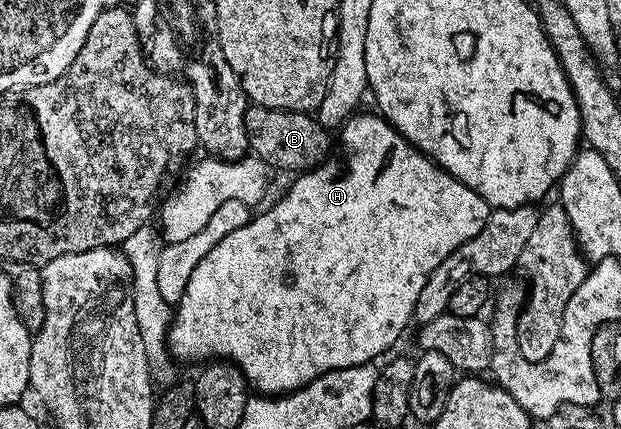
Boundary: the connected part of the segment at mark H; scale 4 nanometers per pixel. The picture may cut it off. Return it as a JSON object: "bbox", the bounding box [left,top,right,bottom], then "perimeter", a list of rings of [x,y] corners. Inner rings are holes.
{"bbox":[167,113,491,397],"perimeter":[[[354,113],[341,124],[339,134],[341,134],[341,151],[345,155],[341,155],[338,159],[334,157],[326,158],[324,163],[313,168],[312,171],[303,171],[296,176],[297,179],[289,187],[289,192],[278,201],[274,207],[266,209],[262,215],[254,214],[247,225],[243,225],[243,229],[235,229],[235,233],[231,233],[228,237],[223,237],[223,241],[219,241],[219,245],[215,245],[215,249],[211,249],[211,253],[207,253],[207,257],[203,257],[203,261],[199,261],[199,265],[195,265],[195,273],[191,273],[191,281],[187,281],[187,289],[183,289],[183,297],[175,305],[175,310],[171,315],[169,324],[169,333],[167,336],[167,346],[169,354],[174,360],[182,359],[185,363],[193,363],[196,359],[200,361],[213,361],[218,357],[224,357],[228,362],[235,364],[245,377],[245,382],[249,384],[254,392],[260,393],[265,397],[280,397],[288,395],[289,392],[297,390],[298,387],[305,387],[311,381],[315,381],[319,377],[323,377],[332,371],[339,369],[347,369],[355,365],[363,365],[364,363],[372,363],[384,351],[389,351],[401,339],[401,334],[408,329],[409,323],[414,322],[413,310],[415,309],[415,301],[419,301],[419,292],[423,289],[423,285],[427,285],[427,277],[431,277],[431,273],[439,266],[449,254],[452,253],[459,245],[463,245],[467,241],[471,241],[471,237],[475,237],[479,233],[479,229],[483,229],[483,225],[487,221],[491,210],[489,203],[483,201],[483,197],[479,197],[479,193],[475,193],[467,185],[463,185],[453,175],[449,175],[439,164],[433,162],[428,155],[425,155],[419,148],[413,147],[407,142],[394,127],[386,119],[381,118],[380,114],[361,115],[362,113]]]}

